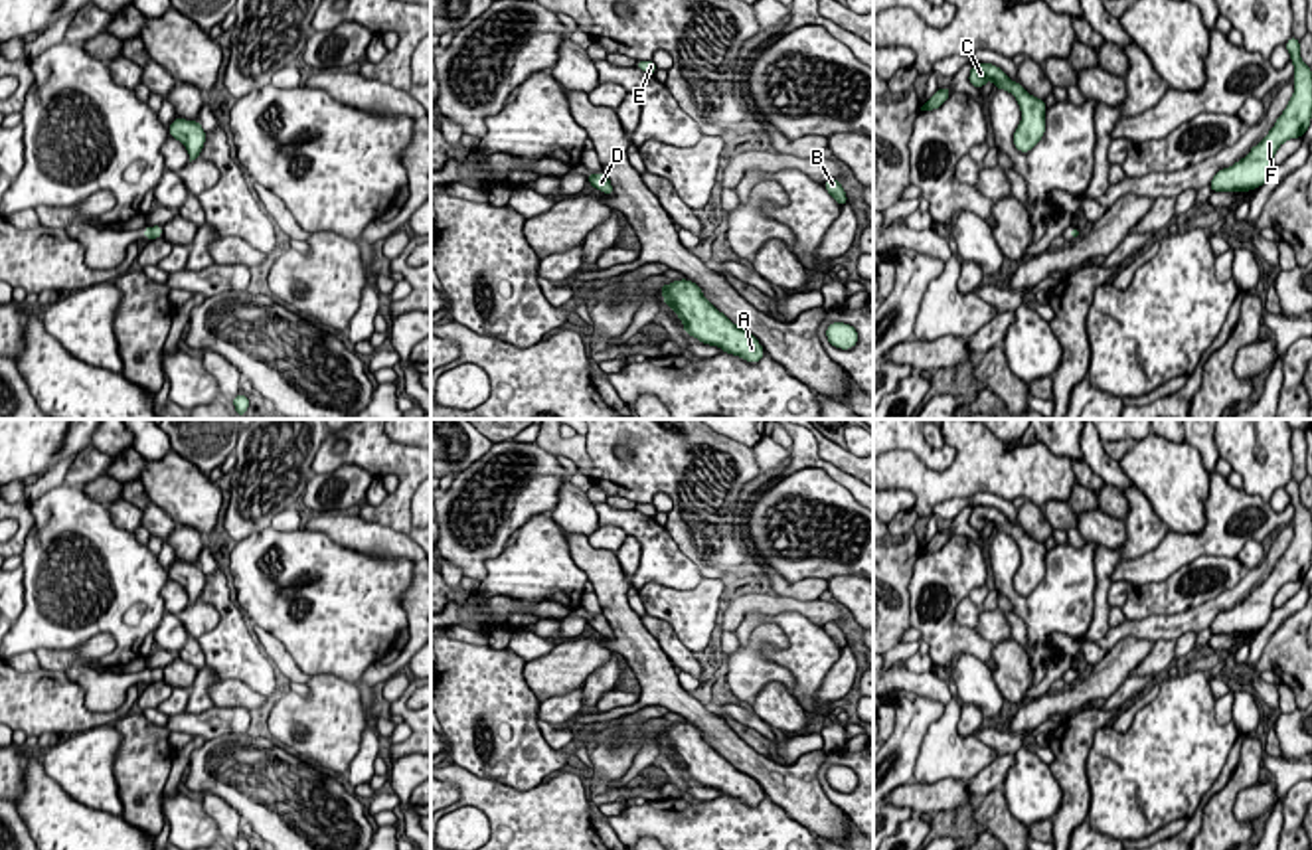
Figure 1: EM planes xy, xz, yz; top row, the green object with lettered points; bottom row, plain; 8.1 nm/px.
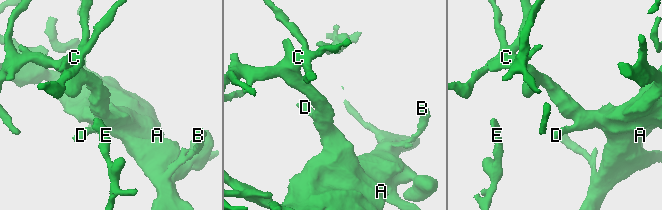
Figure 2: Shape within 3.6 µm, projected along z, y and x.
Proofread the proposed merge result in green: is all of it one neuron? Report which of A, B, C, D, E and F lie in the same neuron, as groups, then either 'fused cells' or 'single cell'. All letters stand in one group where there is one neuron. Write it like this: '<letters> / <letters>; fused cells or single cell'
A B C D E F; single cell

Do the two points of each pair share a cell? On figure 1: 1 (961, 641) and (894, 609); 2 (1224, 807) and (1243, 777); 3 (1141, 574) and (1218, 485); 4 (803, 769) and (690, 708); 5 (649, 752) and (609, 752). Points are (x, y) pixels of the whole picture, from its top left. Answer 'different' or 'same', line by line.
1: different
2: same
3: same
4: same
5: different

